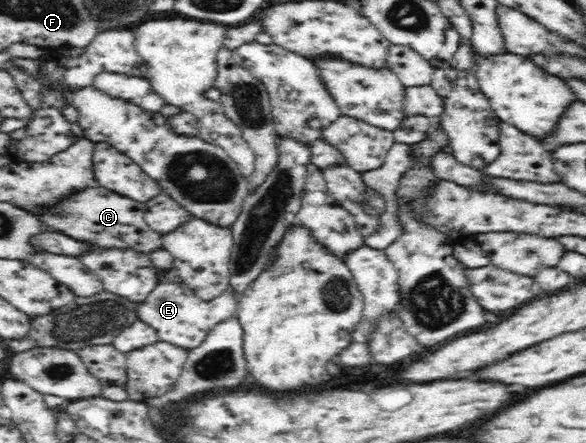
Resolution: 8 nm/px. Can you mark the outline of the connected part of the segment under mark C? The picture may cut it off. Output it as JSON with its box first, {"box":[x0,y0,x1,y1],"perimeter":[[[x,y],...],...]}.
{"box":[31,186,162,253],"perimeter":[[[95,186],[60,198],[53,208],[33,208],[31,214],[37,216],[43,224],[75,240],[85,240],[101,248],[125,248],[151,253],[155,248],[161,247],[162,238],[158,232],[153,232],[149,228],[146,220],[143,220],[145,210],[147,206],[143,206],[141,202],[135,202],[123,194],[119,196],[119,193],[102,186]]]}

